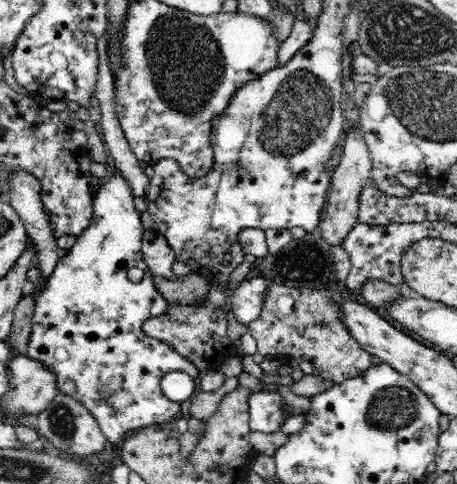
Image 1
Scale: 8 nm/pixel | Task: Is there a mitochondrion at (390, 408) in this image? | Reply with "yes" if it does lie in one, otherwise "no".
yes

